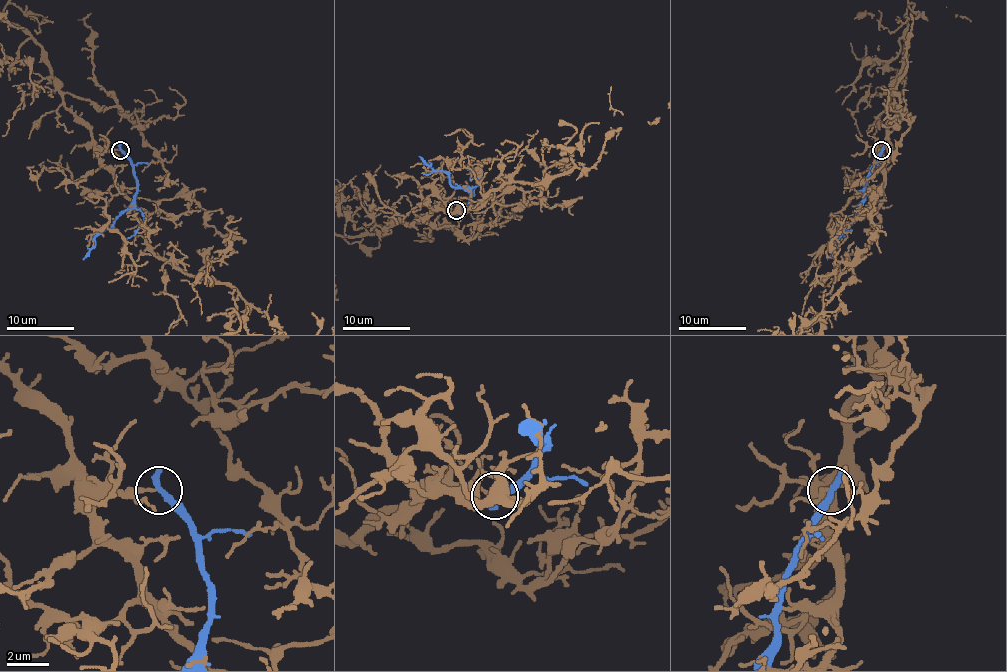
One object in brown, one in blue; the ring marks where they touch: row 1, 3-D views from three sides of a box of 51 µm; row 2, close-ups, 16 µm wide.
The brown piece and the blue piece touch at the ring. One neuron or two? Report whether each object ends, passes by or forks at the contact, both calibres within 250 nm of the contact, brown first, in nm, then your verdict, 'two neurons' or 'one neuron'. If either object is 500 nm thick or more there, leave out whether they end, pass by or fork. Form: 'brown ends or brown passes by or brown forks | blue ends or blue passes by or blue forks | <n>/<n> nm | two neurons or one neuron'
brown ends | blue ends | 140/420 nm | two neurons

